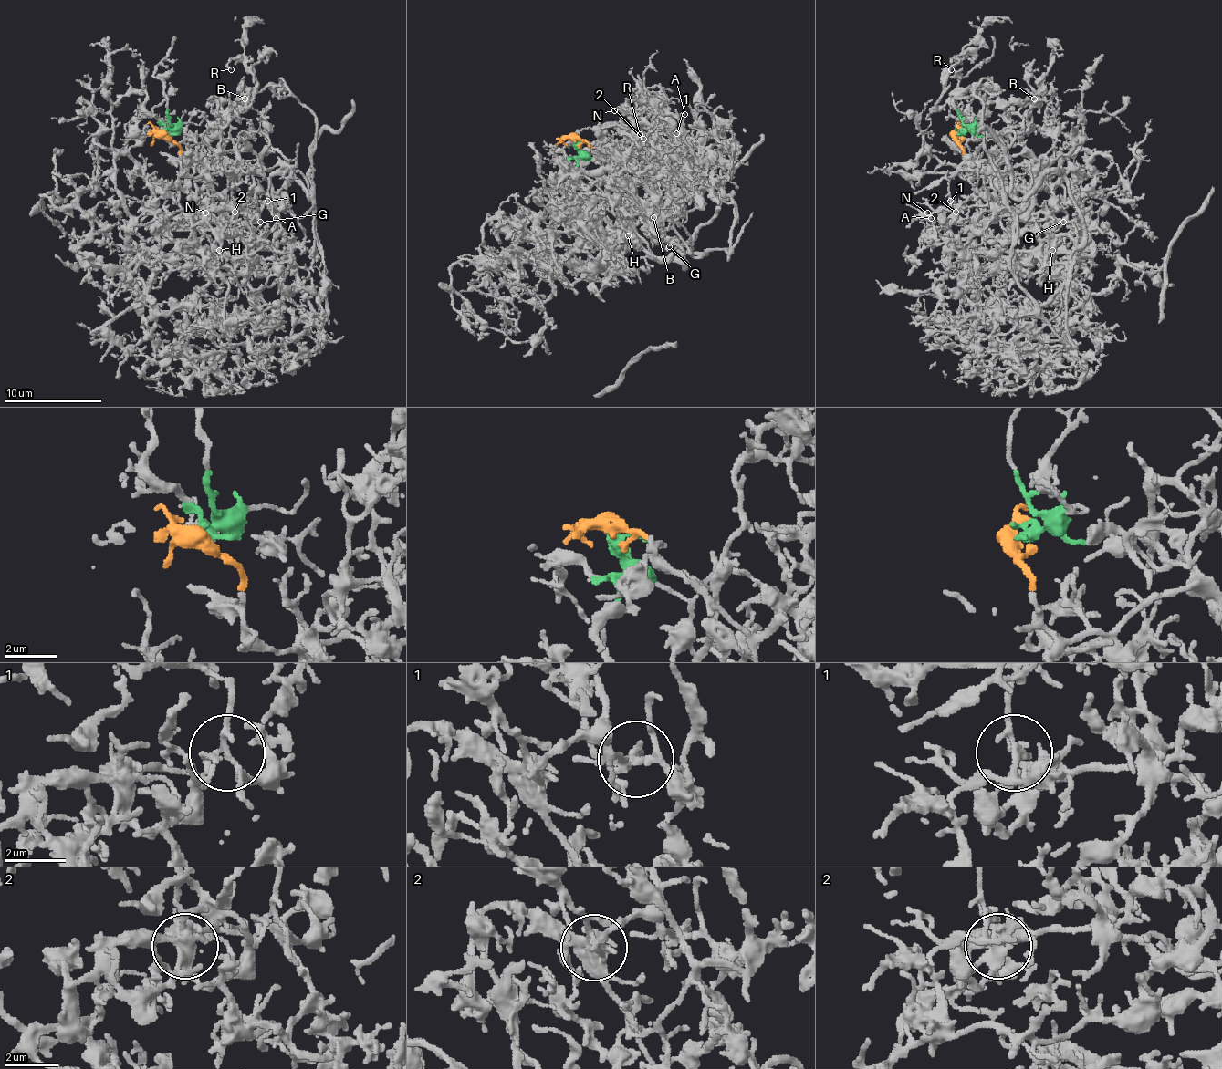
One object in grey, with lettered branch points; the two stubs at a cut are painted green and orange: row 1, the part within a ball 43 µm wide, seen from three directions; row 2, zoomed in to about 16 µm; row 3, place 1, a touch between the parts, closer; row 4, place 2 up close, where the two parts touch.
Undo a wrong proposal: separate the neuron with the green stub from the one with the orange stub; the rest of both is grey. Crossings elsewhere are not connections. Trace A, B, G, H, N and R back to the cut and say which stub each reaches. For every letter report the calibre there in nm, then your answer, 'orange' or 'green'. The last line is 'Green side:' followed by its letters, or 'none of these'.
A: 150 nm thick; orange
B: 150 nm thick; orange
G: 140 nm thick; orange
H: 170 nm thick; orange
N: 200 nm thick; orange
R: 160 nm thick; orange
Green side: none of these

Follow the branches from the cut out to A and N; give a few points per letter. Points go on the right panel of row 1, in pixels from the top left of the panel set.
A: (957, 134), (972, 175), (997, 172), (992, 204), (1028, 202), (997, 212), (1001, 131), (931, 219)
N: (957, 134), (972, 175), (997, 172), (992, 175), (994, 202), (960, 207), (934, 229), (926, 223), (926, 212)

